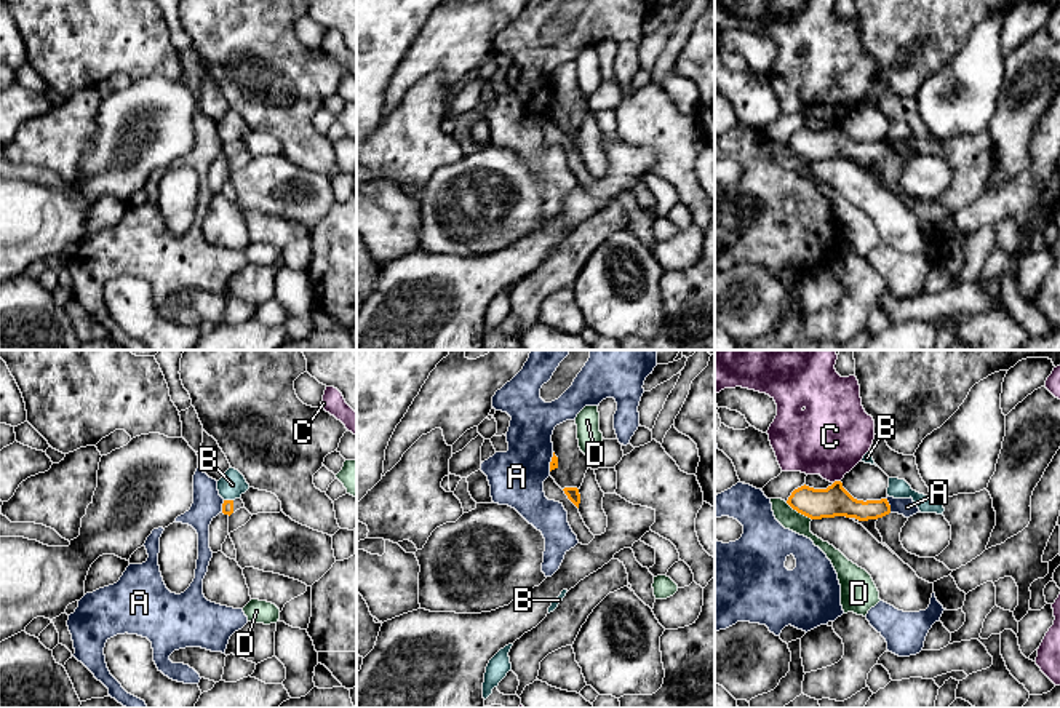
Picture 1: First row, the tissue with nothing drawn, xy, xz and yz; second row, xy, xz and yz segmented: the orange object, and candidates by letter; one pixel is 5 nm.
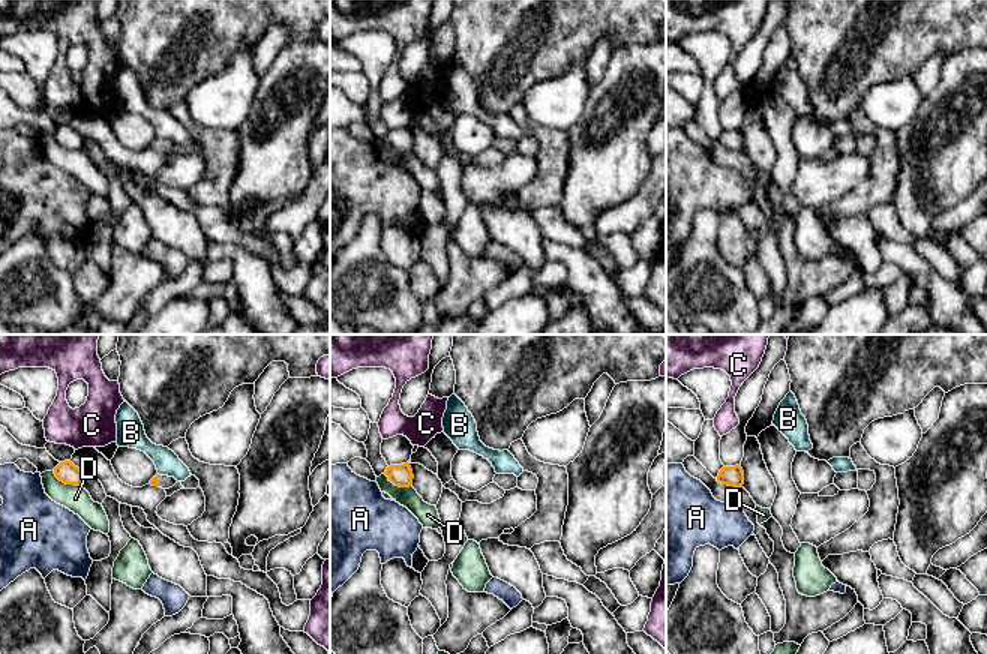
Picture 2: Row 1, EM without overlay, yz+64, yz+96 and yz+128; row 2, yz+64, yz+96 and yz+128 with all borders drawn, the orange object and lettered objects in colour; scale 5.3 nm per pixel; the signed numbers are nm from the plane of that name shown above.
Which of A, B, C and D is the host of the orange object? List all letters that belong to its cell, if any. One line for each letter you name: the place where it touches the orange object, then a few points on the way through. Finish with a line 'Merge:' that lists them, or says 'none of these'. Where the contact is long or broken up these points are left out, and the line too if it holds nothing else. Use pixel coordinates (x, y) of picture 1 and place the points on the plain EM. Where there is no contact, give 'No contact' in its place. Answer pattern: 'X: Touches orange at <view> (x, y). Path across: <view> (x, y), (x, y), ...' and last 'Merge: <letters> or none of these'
Merge: none of these

